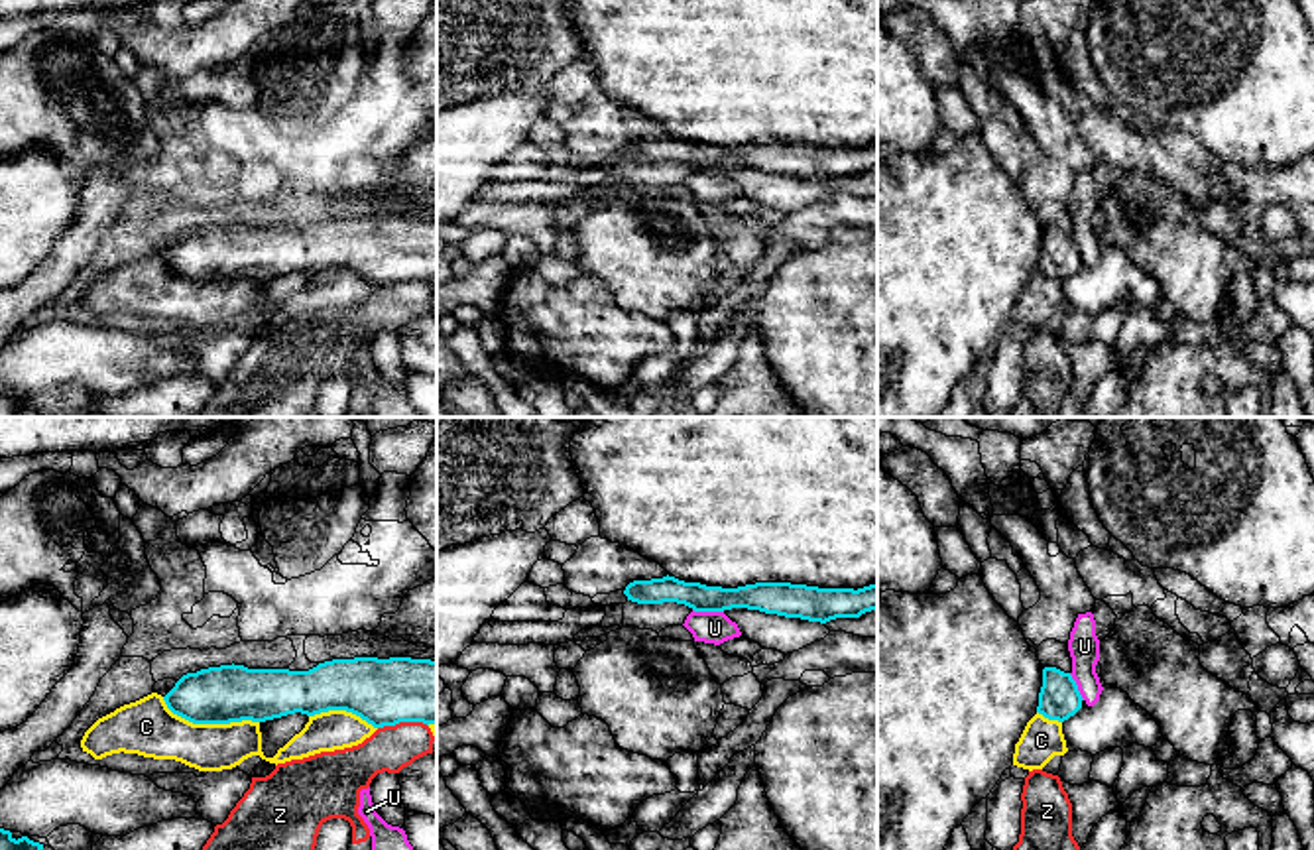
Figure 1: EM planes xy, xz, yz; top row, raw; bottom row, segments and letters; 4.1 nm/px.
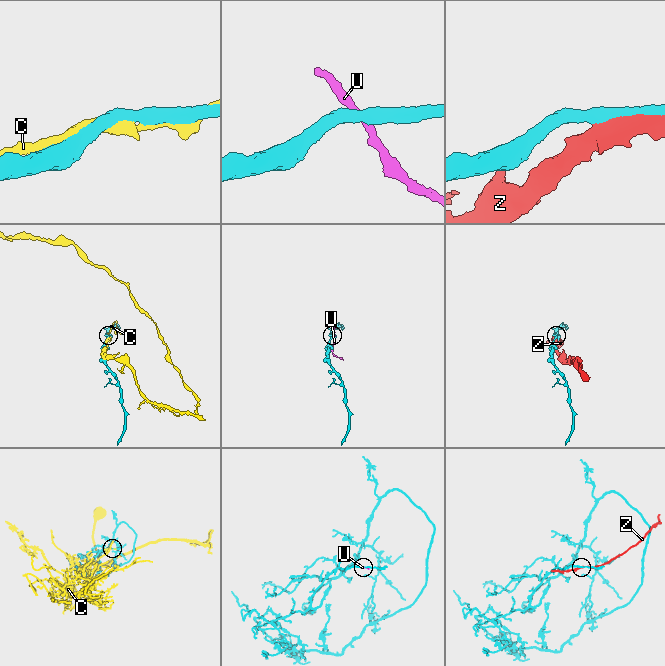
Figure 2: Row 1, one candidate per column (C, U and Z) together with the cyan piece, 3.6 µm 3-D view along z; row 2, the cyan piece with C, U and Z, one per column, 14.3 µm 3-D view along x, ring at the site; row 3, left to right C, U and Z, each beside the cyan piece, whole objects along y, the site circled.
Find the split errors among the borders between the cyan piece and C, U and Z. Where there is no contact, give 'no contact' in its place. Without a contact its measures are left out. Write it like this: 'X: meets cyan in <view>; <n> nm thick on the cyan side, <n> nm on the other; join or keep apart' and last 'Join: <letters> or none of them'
C: meets cyan in xy; 240 nm thick on the cyan side, 220 nm on the other; keep apart
U: meets cyan in xz; 130 nm thick on the cyan side, 130 nm on the other; keep apart
Z: meets cyan in xy; 280 nm thick on the cyan side, 190 nm on the other; keep apart
Join: none of them

